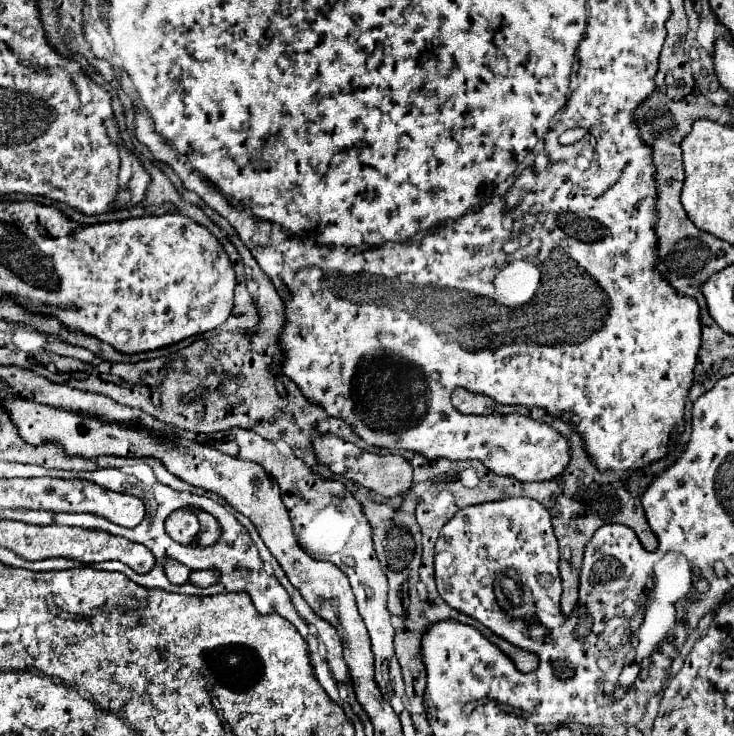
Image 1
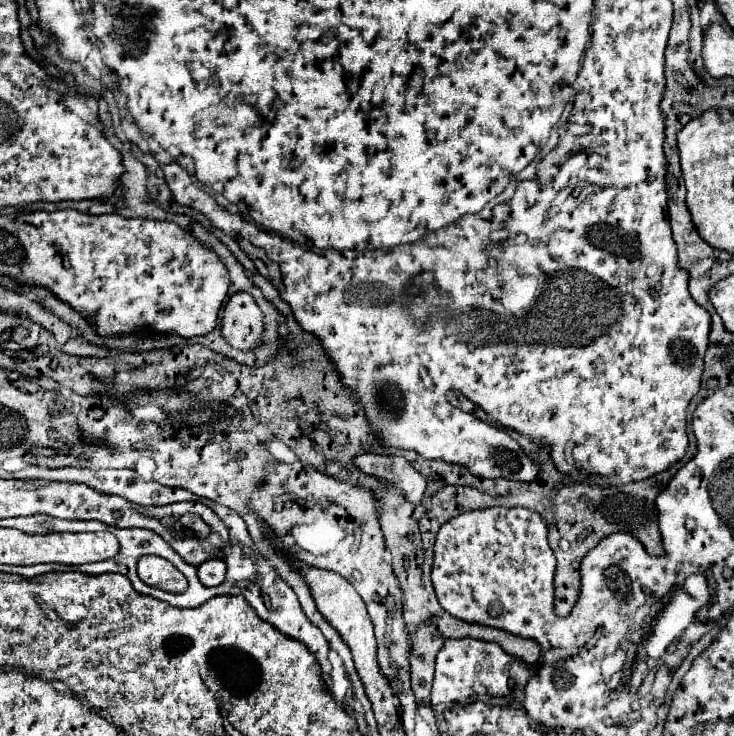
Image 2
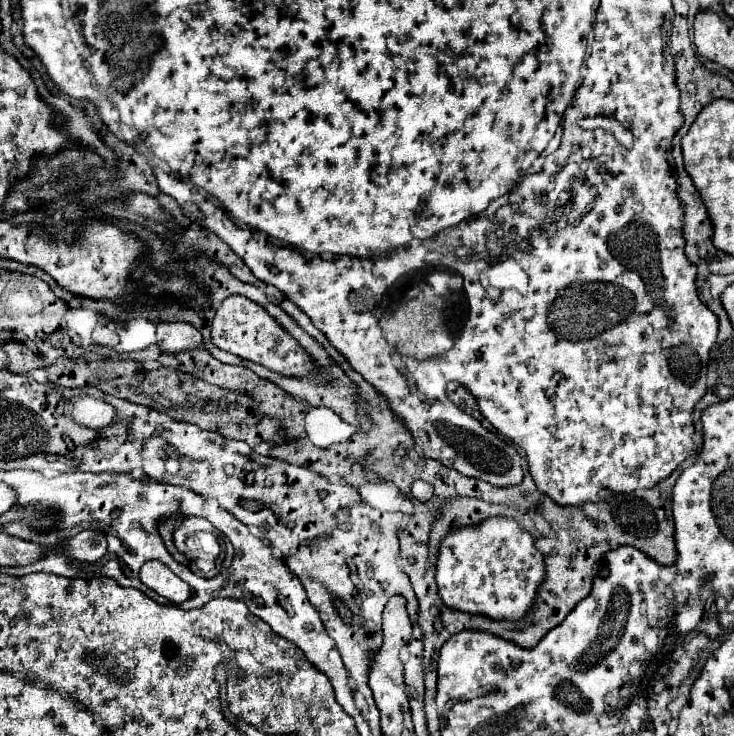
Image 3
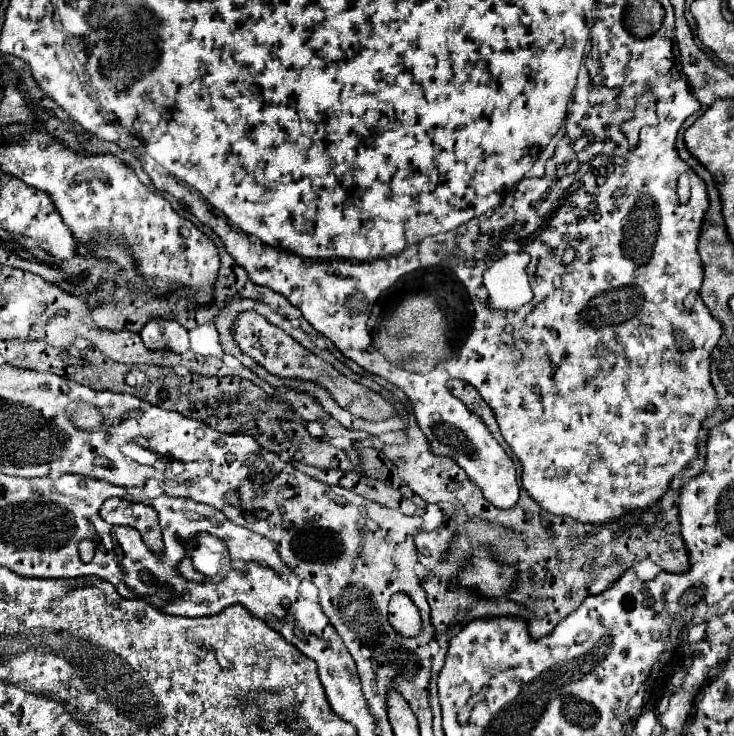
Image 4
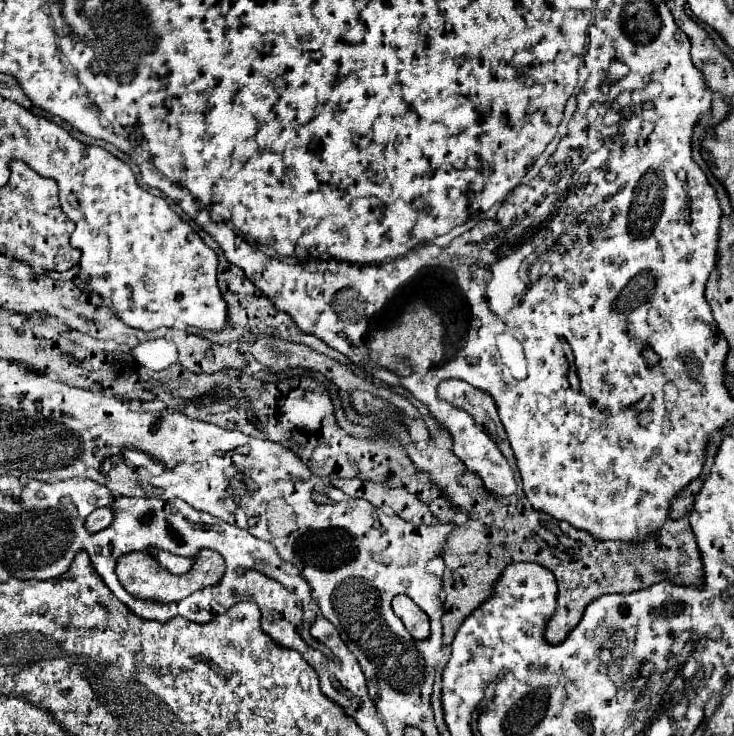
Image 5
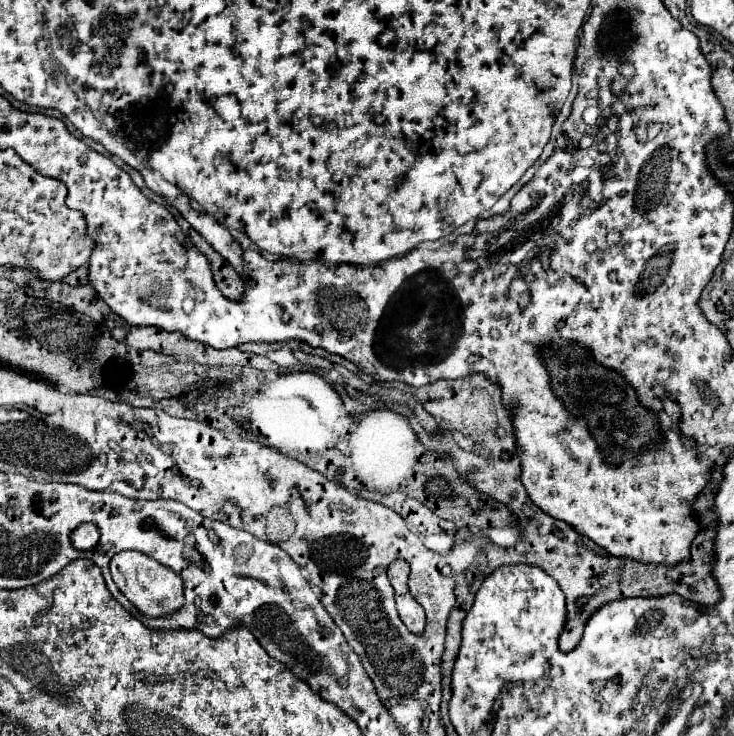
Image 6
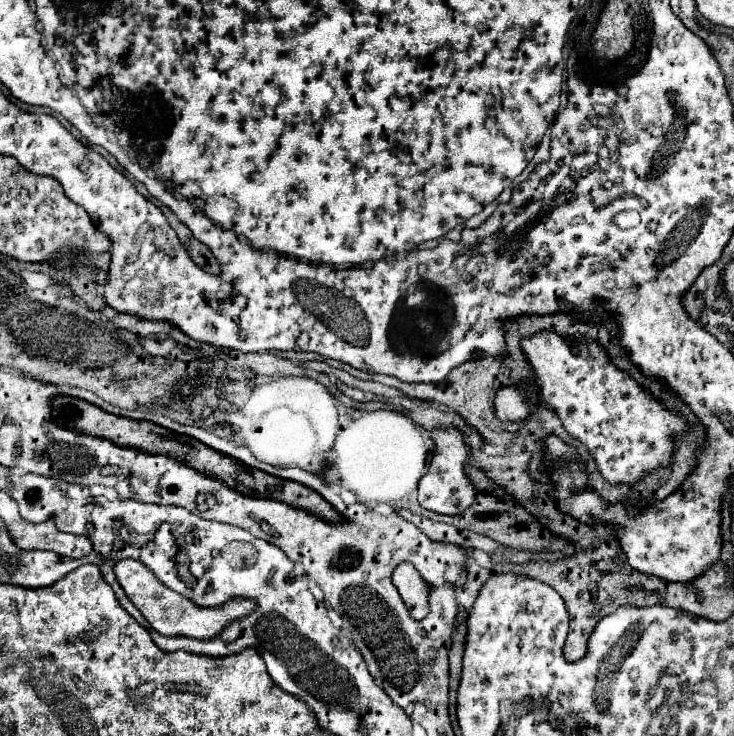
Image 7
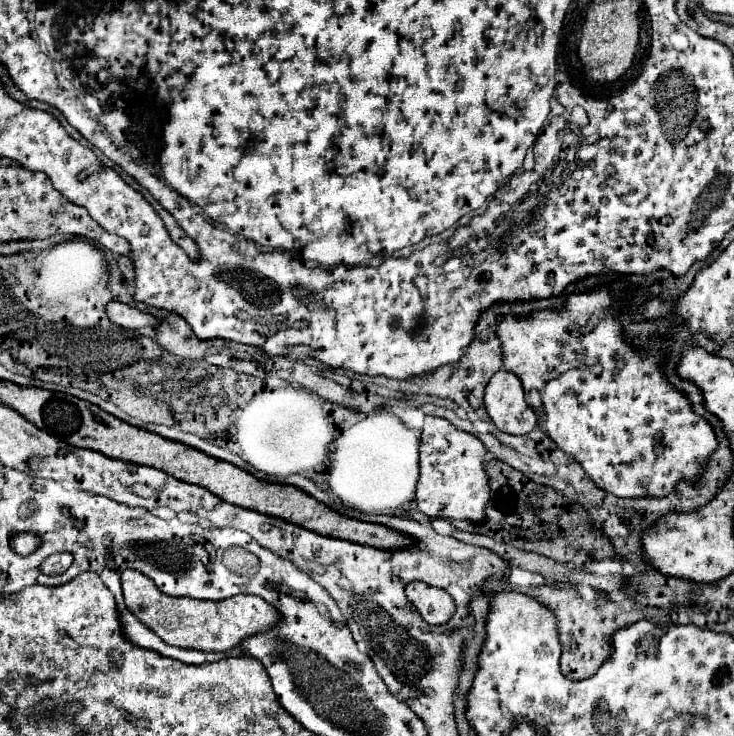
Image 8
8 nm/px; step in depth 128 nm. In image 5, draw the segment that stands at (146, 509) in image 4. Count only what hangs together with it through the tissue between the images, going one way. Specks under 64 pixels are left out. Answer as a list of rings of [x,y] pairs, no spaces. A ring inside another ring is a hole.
[[[100,508],[100,510],[94,510],[90,516],[88,516],[88,522],[86,522],[86,530],[90,532],[98,532],[102,528],[106,528],[112,520],[112,510],[110,508]],[[152,550],[152,552],[154,552],[154,558],[156,558],[166,570],[170,570],[172,574],[184,574],[184,572],[188,572],[188,570],[192,568],[192,564],[194,564],[192,558],[178,558],[178,556],[168,554],[168,552],[164,552],[164,550]]]

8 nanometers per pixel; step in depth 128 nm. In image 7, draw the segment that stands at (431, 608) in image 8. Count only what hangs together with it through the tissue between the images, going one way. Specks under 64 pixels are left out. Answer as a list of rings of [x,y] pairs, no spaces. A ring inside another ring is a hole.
[[[400,564],[392,574],[394,586],[398,588],[406,608],[416,620],[426,618],[430,612],[430,590],[426,590],[426,582],[422,582],[422,576],[414,570],[412,564]]]

